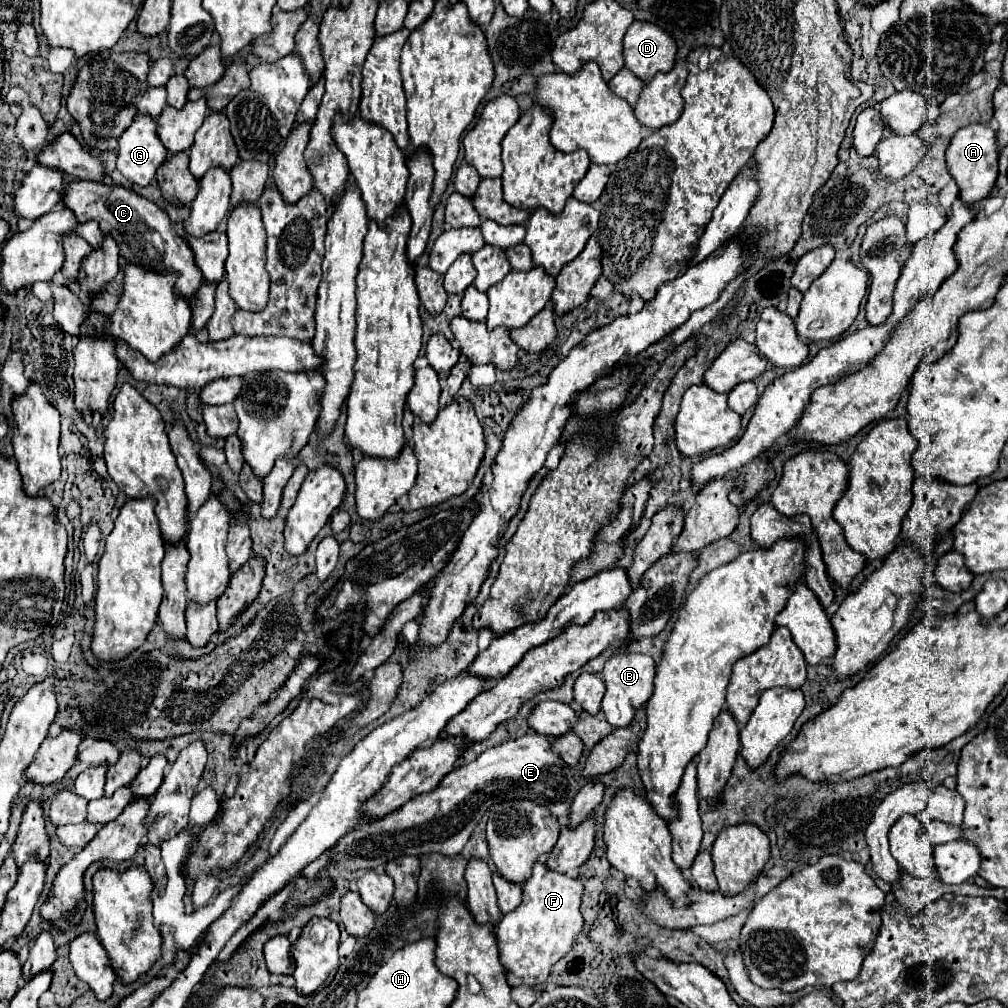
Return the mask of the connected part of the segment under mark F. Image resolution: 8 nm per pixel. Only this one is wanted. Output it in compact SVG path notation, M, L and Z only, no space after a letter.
M535 863L531 877L523 885L523 903L519 885L497 877L497 873L493 873L493 885L497 891L497 905L503 915L507 913L497 925L497 939L501 949L501 963L507 967L509 979L513 979L511 987L535 987L545 983L551 967L567 955L577 939L577 933L583 929L579 911L583 893L581 881L557 871L549 871L545 865Z

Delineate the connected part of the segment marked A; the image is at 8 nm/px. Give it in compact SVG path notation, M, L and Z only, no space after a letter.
M971 123L961 127L953 139L951 145L947 149L947 169L953 175L953 179L959 185L959 197L965 203L979 203L981 199L985 199L997 179L997 159L999 159L999 151L995 145L995 129L991 125L979 125L979 123Z

